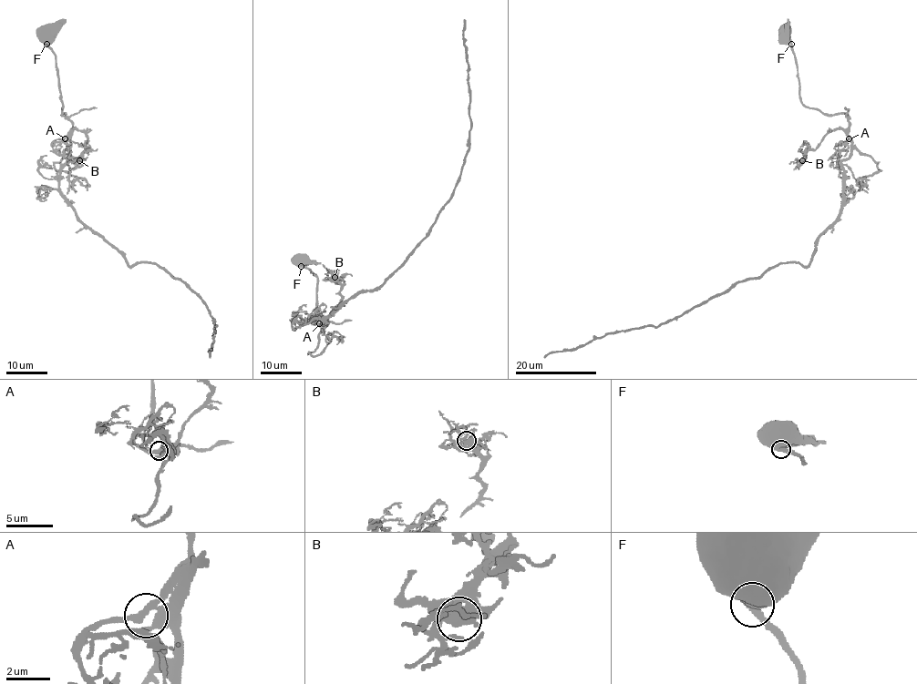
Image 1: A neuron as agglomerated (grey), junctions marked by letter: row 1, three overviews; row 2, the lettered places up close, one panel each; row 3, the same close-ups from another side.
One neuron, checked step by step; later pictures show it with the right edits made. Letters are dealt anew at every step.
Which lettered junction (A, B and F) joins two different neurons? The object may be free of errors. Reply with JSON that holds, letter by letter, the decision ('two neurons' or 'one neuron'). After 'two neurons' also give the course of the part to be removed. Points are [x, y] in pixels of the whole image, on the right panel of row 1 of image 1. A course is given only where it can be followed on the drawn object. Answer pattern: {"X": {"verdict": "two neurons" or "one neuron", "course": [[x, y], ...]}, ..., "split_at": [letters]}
{"A": {"verdict": "one neuron"}, "B": {"verdict": "one neuron"}, "F": {"verdict": "one neuron"}, "split_at": []}

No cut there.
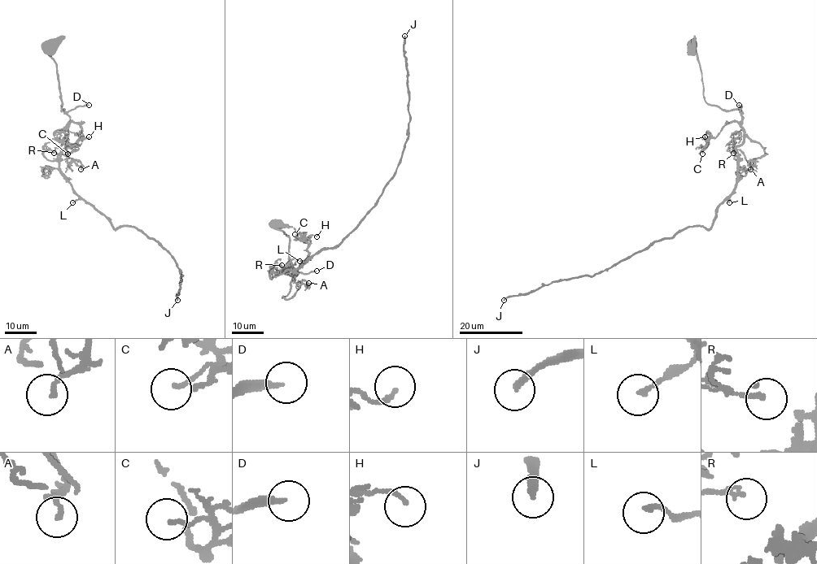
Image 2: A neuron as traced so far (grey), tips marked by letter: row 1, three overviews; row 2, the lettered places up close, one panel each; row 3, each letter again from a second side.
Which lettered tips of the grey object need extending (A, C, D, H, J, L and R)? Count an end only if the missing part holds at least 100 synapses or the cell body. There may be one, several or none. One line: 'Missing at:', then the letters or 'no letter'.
Missing at: J

